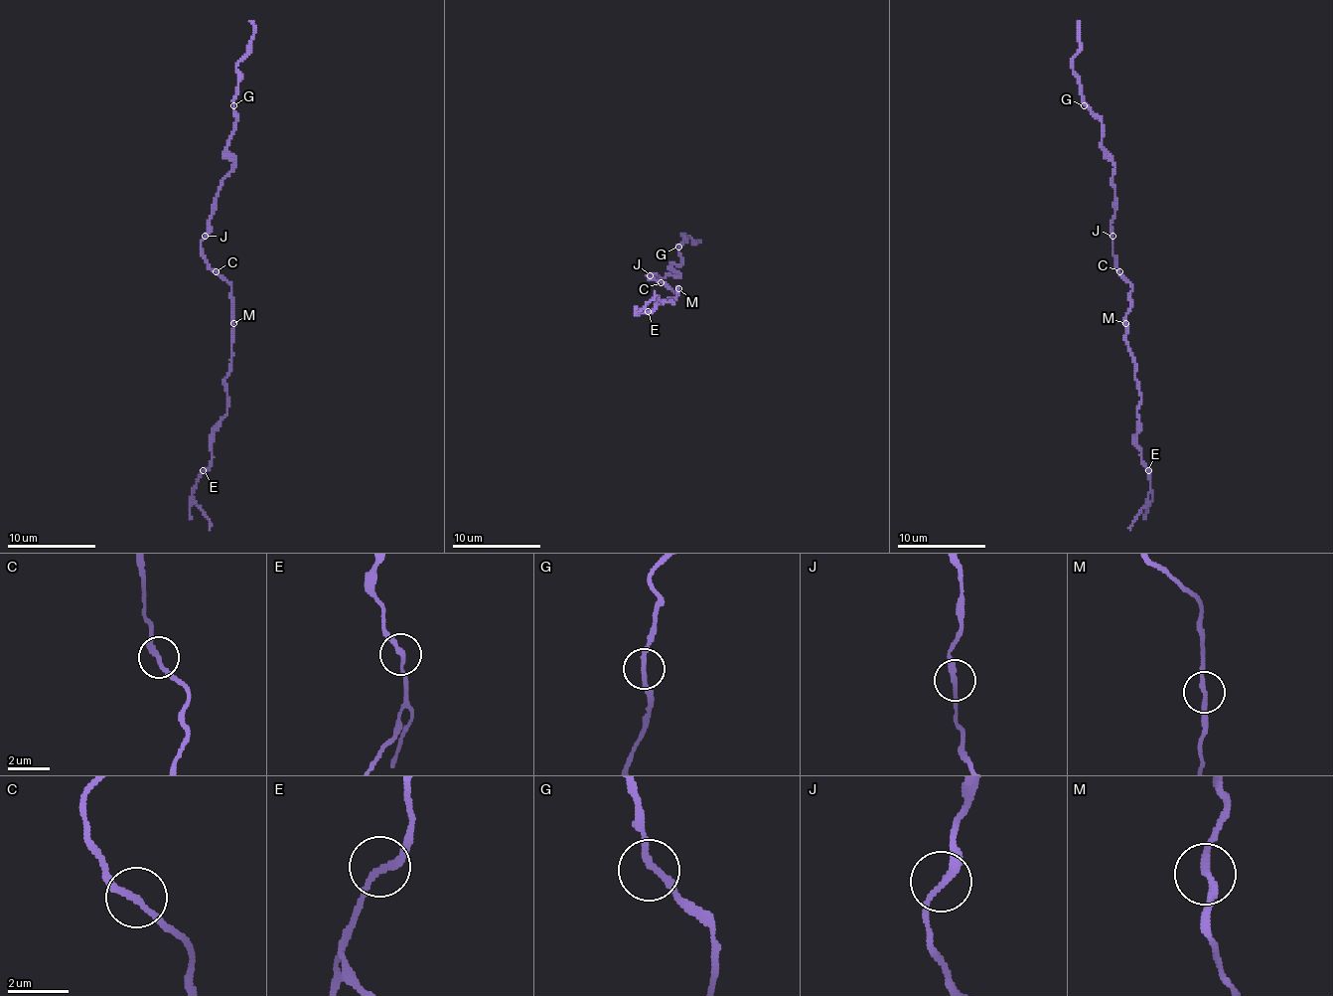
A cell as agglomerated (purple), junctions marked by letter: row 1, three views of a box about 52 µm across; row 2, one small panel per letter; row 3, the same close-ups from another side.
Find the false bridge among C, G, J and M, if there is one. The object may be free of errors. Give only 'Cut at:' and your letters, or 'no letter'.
Cut at: M

